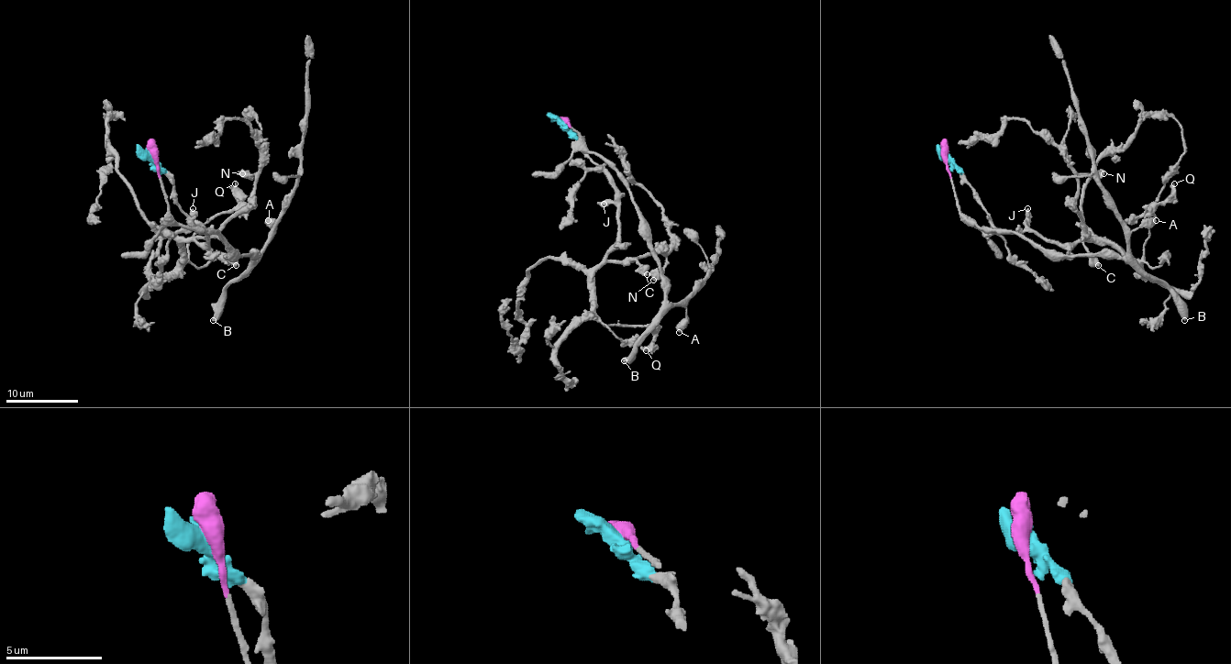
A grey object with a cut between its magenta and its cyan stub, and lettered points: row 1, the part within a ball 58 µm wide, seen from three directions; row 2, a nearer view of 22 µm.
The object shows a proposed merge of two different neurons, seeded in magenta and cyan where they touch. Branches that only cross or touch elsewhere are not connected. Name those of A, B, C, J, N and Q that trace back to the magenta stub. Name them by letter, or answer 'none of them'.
A, B

